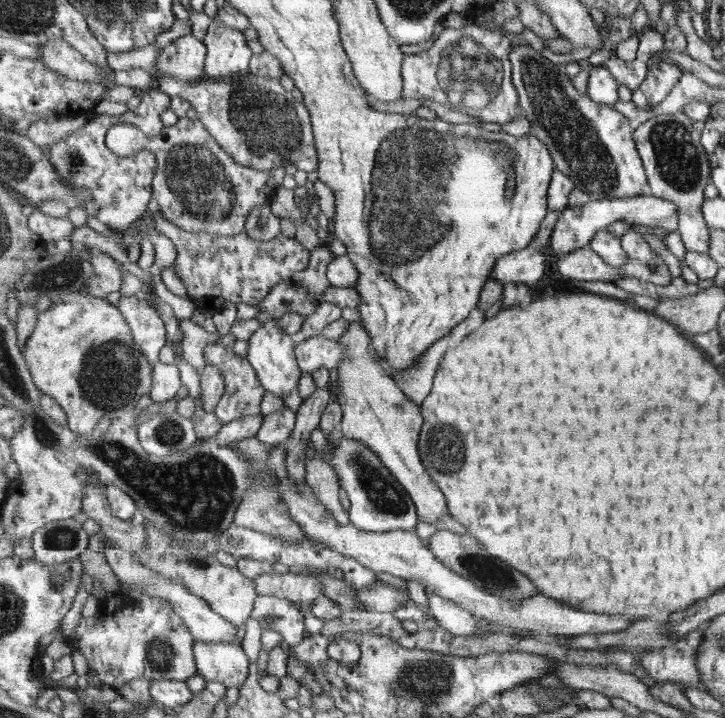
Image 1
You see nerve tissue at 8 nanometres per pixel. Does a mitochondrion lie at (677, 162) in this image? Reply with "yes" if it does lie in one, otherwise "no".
yes

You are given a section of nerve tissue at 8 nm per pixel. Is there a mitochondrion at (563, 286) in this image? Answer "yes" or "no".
no

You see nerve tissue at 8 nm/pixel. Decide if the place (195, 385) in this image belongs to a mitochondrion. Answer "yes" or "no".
no

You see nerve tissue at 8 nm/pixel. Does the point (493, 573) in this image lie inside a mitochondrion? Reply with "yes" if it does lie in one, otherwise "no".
yes

